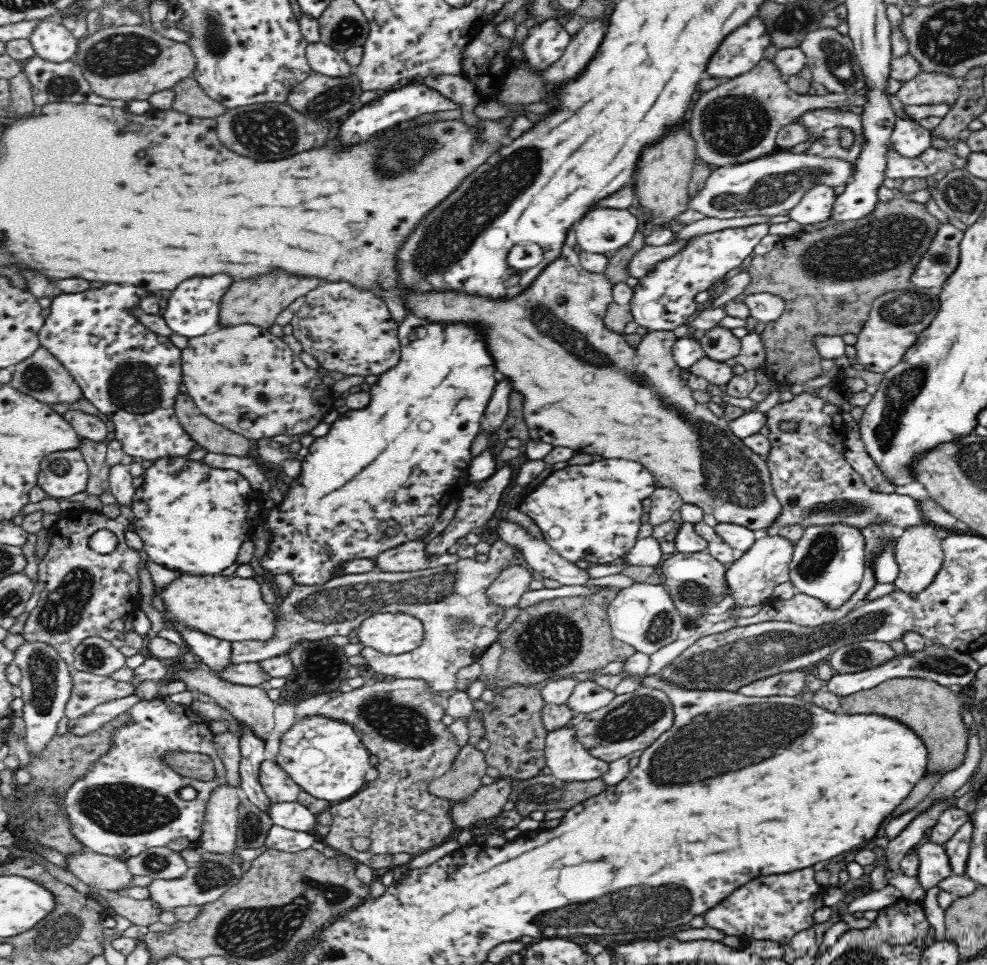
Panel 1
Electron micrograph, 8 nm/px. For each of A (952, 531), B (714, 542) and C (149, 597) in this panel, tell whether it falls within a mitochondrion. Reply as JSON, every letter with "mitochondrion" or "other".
{"A":"other","B":"other","C":"other"}

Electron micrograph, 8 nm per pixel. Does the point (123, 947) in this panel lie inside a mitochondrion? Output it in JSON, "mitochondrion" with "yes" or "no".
{"mitochondrion":"no"}

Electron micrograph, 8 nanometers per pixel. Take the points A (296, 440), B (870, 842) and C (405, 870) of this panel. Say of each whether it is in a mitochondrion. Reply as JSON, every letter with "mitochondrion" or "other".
{"A":"other","B":"other","C":"other"}

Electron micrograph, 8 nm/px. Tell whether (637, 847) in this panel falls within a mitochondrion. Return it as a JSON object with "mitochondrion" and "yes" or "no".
{"mitochondrion":"no"}

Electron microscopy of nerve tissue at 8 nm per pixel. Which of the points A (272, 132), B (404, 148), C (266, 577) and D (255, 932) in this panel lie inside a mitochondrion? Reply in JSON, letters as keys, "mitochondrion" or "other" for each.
{"A":"mitochondrion","B":"mitochondrion","C":"other","D":"mitochondrion"}

